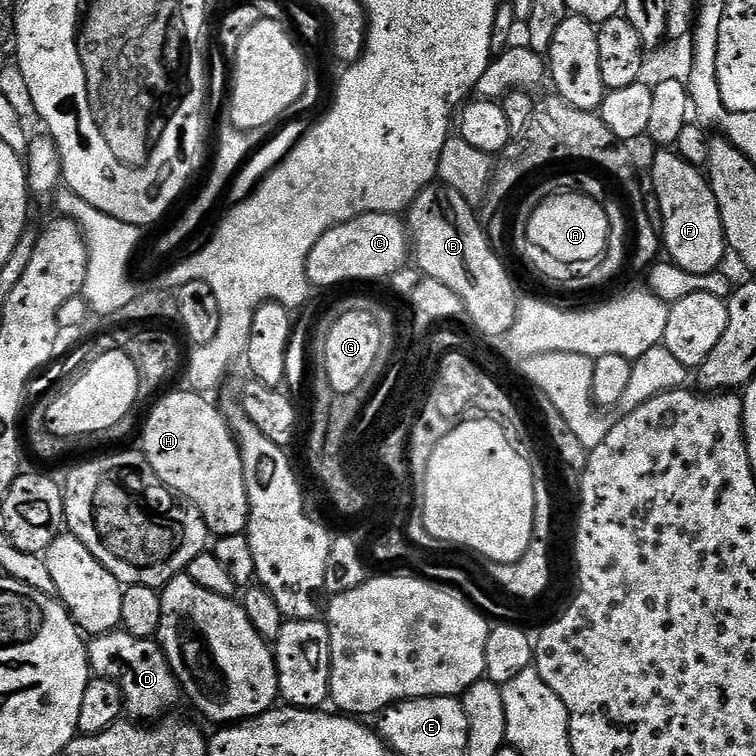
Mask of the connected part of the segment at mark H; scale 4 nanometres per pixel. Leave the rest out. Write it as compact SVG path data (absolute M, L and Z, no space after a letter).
M179 391L153 406L144 424L142 455L164 487L200 512L213 537L244 532L248 527L248 494L236 437L223 411L215 408L207 395Z

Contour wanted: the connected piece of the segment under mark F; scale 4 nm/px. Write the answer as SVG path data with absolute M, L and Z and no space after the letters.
M660 150L652 164L652 188L654 198L660 207L659 223L662 225L662 248L667 259L690 274L706 275L717 271L724 260L726 245L722 218L718 214L718 202L714 202L712 188L708 185L707 175L697 165L686 162L675 150Z

